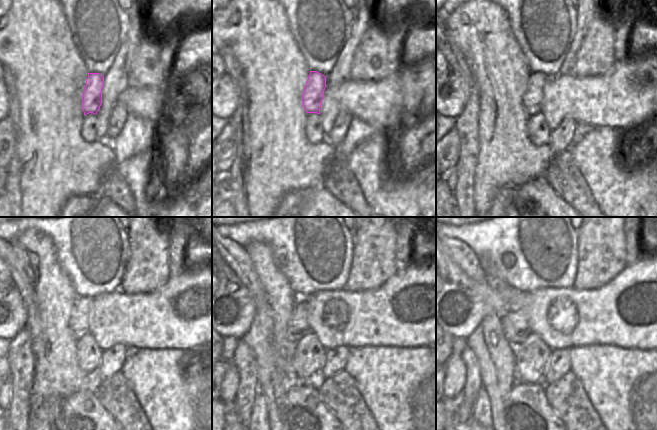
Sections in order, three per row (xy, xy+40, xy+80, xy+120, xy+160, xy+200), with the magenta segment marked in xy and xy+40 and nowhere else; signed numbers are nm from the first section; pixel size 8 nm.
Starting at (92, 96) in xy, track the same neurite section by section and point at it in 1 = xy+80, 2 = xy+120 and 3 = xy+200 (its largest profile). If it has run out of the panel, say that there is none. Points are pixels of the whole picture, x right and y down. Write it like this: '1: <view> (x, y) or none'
1: xy+80 (532, 100)
2: xy+120 (78, 324)
3: xy+200 (515, 325)

